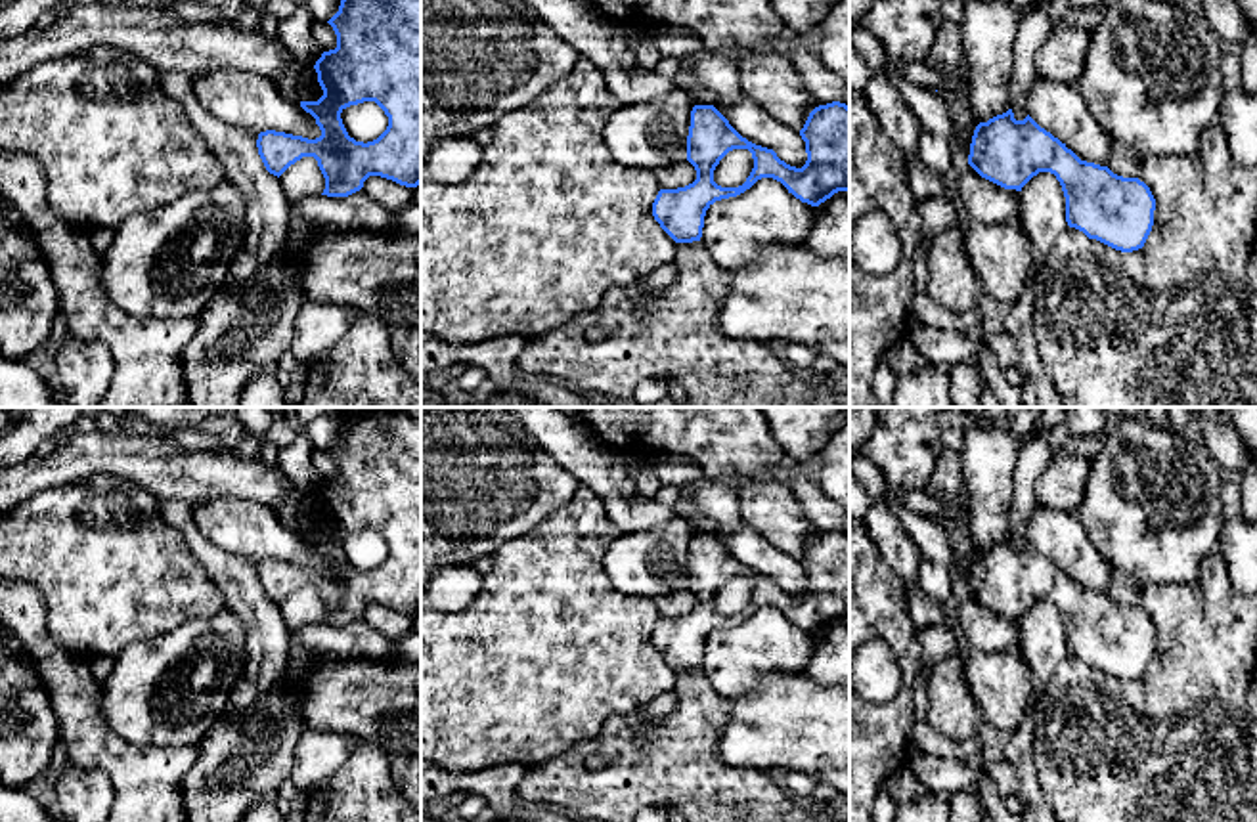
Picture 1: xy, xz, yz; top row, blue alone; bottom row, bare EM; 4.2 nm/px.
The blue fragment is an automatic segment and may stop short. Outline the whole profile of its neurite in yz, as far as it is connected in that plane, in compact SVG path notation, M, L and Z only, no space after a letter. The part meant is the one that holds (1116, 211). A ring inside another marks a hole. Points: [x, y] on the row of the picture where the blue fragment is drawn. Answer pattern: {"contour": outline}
{"contour": "M1012 109L980 122L968 164L985 180L1022 191L1039 172L1050 172L1066 197L1066 222L1115 250L1144 247L1156 199L1138 178L1123 178L1108 166L1081 161L1029 115L1016 120Z"}

